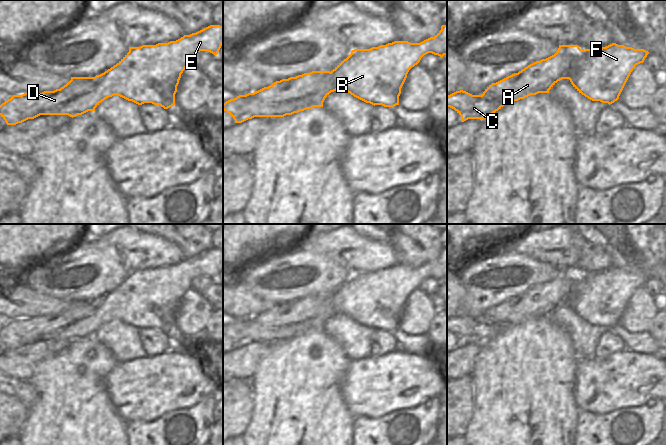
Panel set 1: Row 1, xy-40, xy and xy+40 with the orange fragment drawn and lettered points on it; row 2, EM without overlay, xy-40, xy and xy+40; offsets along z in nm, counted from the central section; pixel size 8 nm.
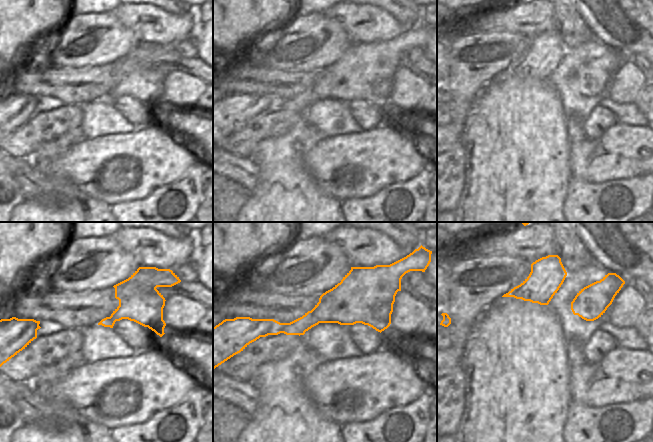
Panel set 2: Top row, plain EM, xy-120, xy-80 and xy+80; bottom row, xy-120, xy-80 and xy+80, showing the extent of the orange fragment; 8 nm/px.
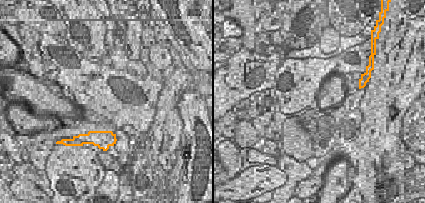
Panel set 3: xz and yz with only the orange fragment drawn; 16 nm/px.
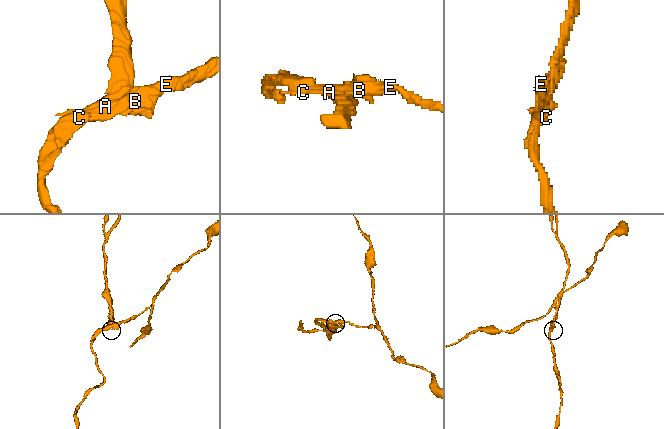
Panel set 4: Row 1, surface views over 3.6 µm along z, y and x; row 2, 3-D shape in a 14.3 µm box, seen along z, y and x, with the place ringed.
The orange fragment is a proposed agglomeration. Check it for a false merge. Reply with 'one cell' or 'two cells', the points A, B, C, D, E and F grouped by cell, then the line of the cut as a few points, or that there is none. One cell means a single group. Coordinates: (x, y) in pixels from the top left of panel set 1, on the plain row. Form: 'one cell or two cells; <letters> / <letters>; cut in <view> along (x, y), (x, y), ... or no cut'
two cells; A C D / B E F; cut in xy+40 along (583, 273), (573, 280), (573, 297), (568, 302)

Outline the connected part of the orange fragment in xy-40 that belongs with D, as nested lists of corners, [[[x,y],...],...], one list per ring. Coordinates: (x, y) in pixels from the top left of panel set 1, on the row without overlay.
[[[71,301],[66,309],[54,315],[13,319],[0,329],[0,339],[7,349],[16,349],[40,339],[68,339],[73,342],[88,335],[95,335],[95,332],[109,320],[106,313],[97,312],[96,301]]]

